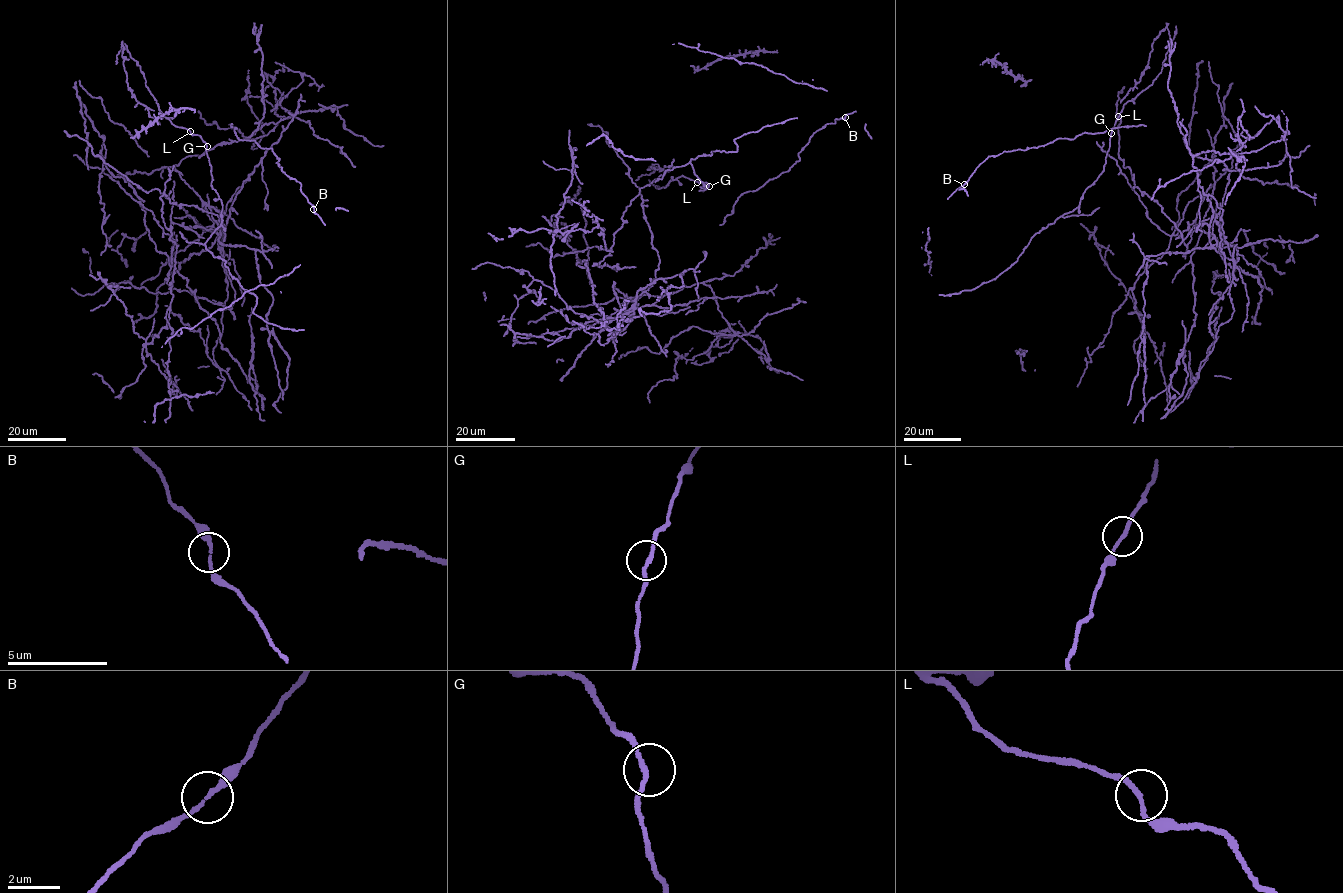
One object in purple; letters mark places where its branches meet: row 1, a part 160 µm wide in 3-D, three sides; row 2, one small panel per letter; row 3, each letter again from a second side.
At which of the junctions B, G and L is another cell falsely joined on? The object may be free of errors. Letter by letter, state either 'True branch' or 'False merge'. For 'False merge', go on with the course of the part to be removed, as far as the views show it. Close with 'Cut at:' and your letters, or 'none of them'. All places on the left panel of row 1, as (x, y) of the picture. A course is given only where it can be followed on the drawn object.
B: True branch
G: True branch
L: False merge
Cut at: L

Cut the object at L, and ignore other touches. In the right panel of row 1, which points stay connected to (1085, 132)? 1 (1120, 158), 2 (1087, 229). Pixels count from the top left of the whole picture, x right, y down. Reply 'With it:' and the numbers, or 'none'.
With it: none

